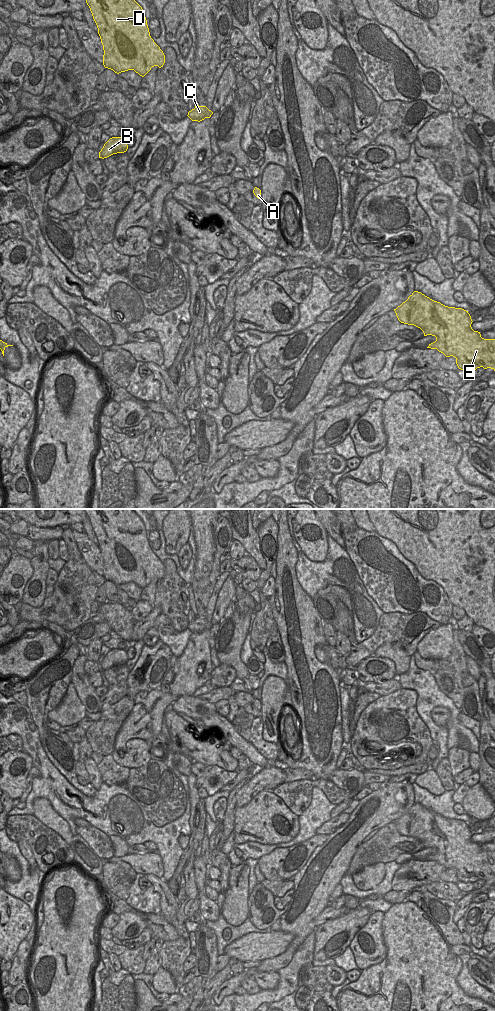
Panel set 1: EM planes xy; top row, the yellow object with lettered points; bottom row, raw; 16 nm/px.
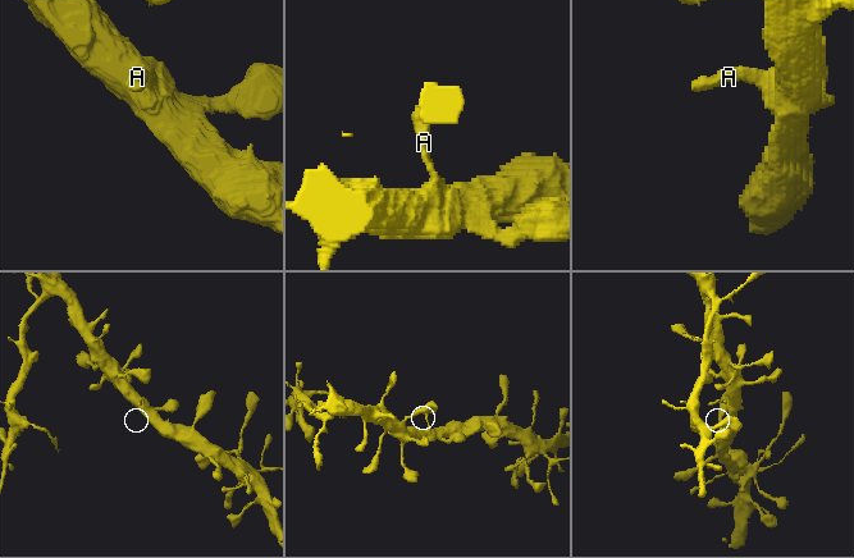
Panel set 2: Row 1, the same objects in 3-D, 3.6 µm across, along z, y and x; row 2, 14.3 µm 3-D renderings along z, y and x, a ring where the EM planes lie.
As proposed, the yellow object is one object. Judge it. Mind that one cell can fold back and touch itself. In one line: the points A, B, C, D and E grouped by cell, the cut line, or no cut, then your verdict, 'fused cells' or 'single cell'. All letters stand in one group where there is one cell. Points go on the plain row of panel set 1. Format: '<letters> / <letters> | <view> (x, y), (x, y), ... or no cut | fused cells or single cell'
A B C D E | no cut | single cell

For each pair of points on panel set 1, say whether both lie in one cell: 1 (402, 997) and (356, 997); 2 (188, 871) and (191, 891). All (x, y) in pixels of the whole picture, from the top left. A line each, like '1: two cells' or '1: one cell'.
1: one cell
2: one cell

